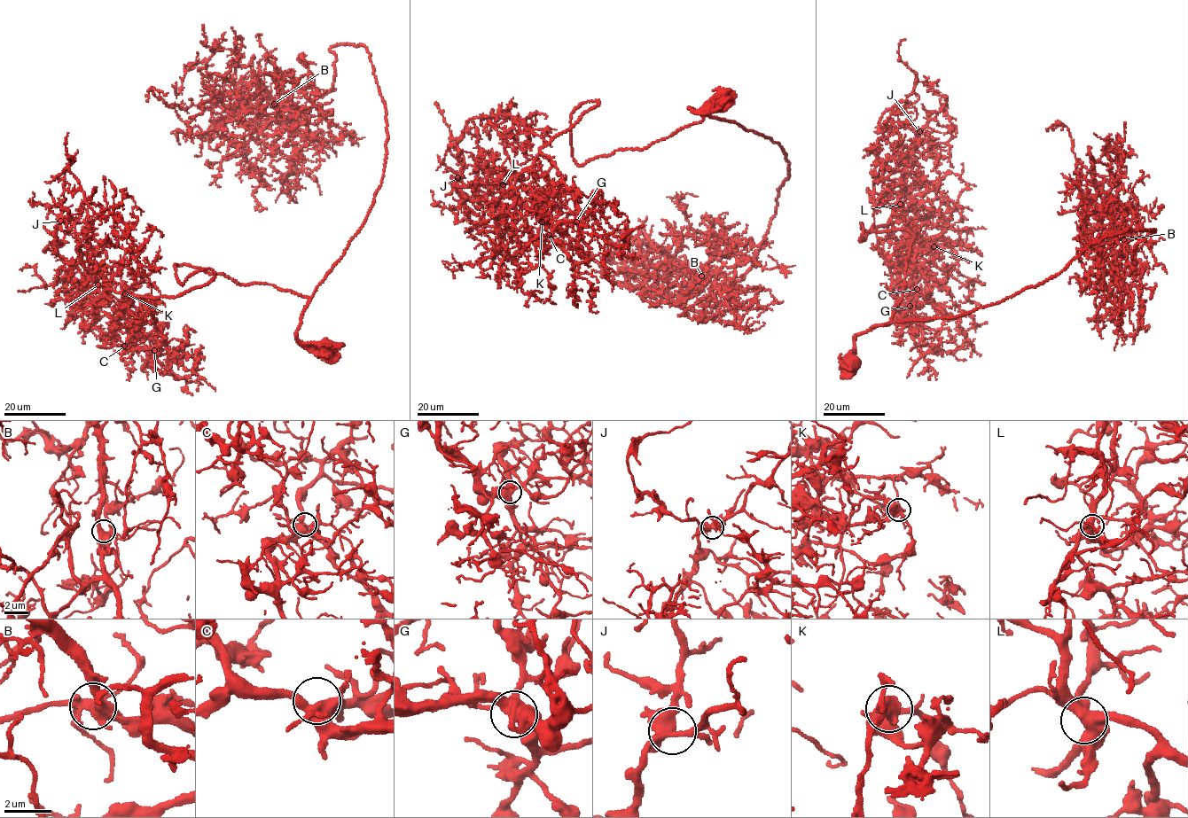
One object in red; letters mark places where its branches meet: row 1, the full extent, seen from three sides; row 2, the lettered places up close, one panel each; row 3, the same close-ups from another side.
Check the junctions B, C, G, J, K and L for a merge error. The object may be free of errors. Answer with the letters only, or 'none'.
none

